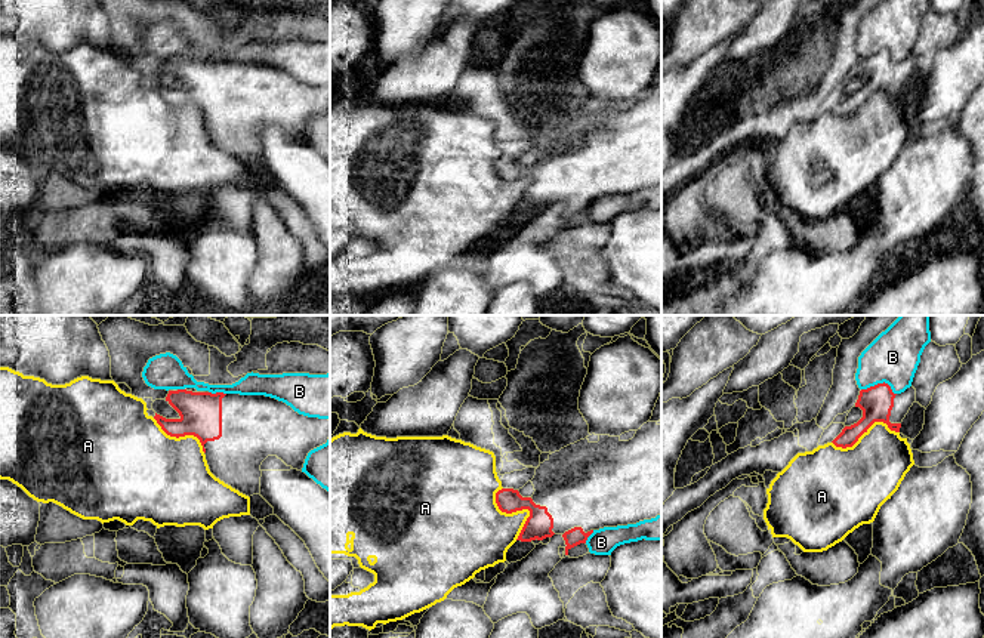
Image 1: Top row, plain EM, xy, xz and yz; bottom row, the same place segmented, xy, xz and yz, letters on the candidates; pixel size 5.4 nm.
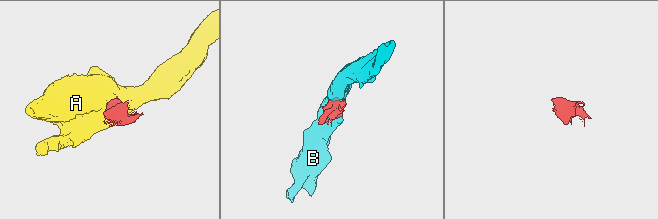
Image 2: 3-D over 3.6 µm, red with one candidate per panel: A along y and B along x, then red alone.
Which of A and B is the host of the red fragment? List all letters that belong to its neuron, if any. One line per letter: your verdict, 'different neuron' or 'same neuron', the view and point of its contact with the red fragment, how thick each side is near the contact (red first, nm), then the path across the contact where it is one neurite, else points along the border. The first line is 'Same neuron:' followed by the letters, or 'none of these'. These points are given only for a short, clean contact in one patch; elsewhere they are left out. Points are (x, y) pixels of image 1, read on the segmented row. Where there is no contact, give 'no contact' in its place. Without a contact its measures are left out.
Same neuron: none of these
A: different neuron; contact xz (518, 509); calibres 150 and 340 nm
B: different neuron; contact yz (879, 384); calibres 180 and 280 nm

